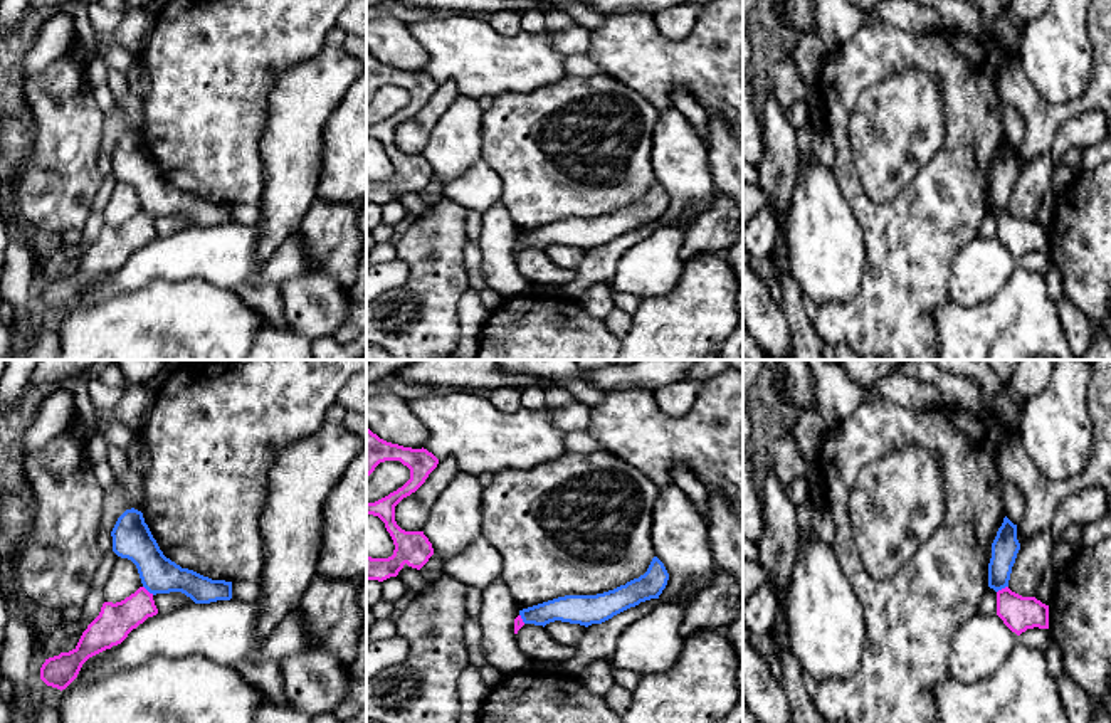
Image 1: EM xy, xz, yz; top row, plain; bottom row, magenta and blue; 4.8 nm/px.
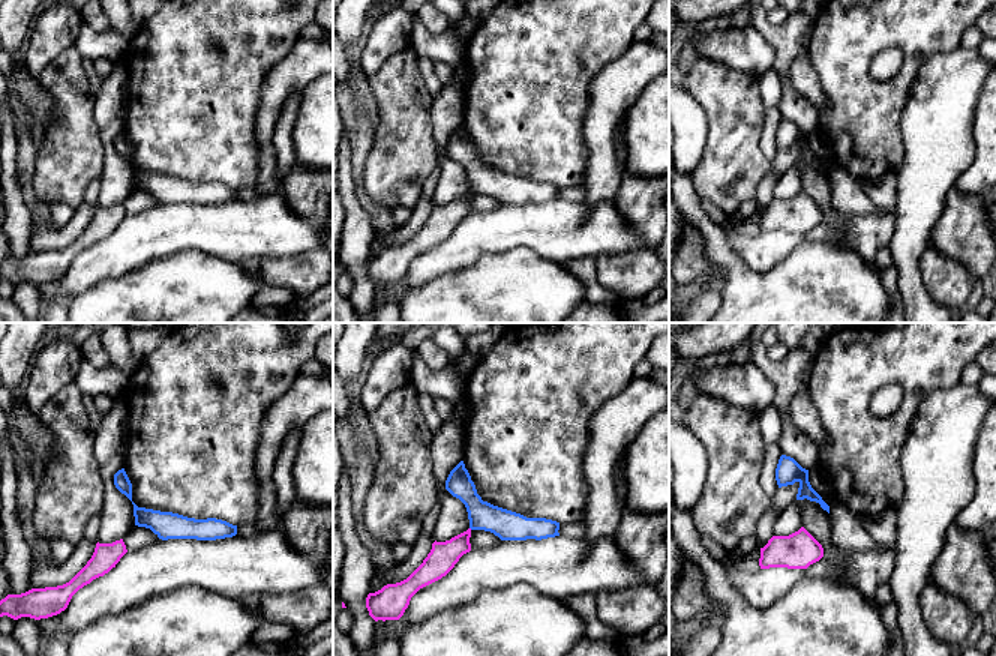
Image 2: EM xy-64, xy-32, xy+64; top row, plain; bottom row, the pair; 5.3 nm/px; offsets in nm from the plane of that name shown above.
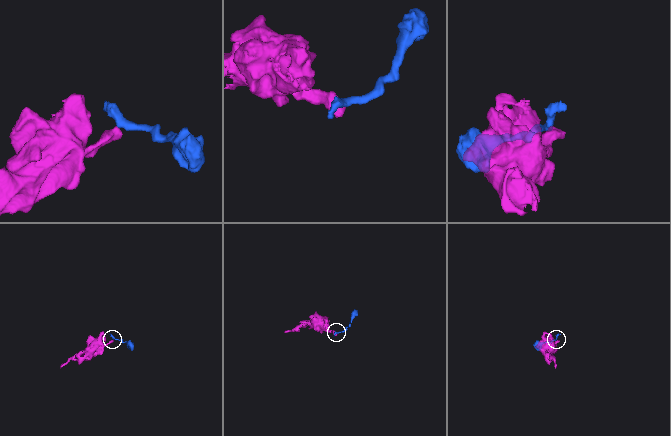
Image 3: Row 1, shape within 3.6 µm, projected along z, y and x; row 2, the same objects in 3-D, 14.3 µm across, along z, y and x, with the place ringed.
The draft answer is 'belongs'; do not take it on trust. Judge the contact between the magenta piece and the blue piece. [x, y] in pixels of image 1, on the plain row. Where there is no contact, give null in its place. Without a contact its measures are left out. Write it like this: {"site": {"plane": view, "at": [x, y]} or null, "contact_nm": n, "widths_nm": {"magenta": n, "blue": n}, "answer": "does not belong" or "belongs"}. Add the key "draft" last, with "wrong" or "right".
{"site": {"plane": "yz", "at": [1002, 212]}, "contact_nm": 70, "widths_nm": {"magenta": 160, "blue": 130}, "answer": "does not belong", "draft": "wrong"}

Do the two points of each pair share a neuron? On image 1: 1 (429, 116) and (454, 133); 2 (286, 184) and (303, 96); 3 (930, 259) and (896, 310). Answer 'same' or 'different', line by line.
1: different
2: same
3: same

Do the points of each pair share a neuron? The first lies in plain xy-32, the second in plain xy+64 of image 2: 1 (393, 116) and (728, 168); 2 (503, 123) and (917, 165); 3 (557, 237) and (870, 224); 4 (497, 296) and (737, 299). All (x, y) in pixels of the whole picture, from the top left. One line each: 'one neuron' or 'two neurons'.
1: one neuron
2: two neurons
3: one neuron
4: one neuron

